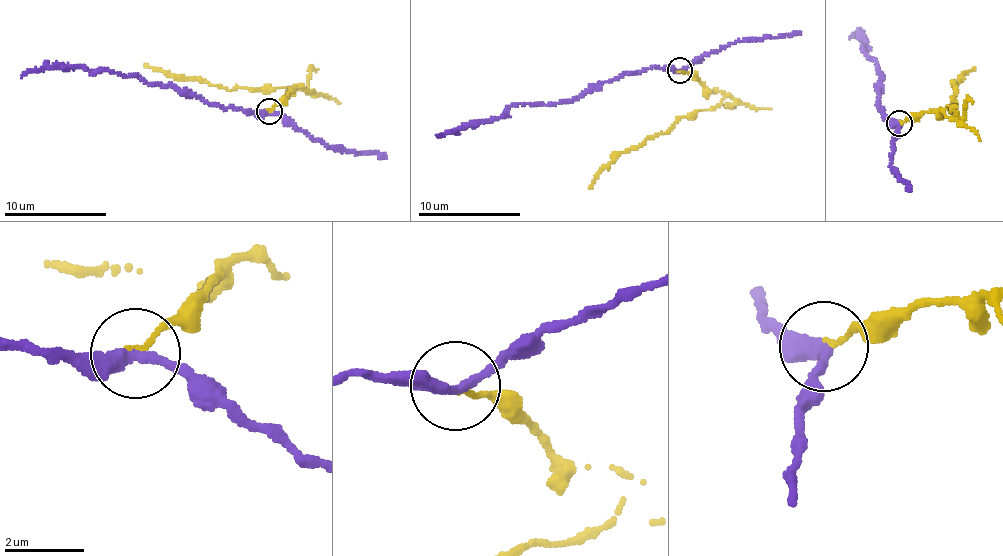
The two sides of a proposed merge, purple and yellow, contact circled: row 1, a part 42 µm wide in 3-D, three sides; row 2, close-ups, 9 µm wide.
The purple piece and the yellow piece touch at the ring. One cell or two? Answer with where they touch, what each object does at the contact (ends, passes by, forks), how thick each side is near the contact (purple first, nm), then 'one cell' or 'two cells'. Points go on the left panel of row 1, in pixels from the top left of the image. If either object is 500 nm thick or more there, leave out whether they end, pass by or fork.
place (269, 111); purple passes by; yellow ends; calibres 280 and 110 nm; two cells

